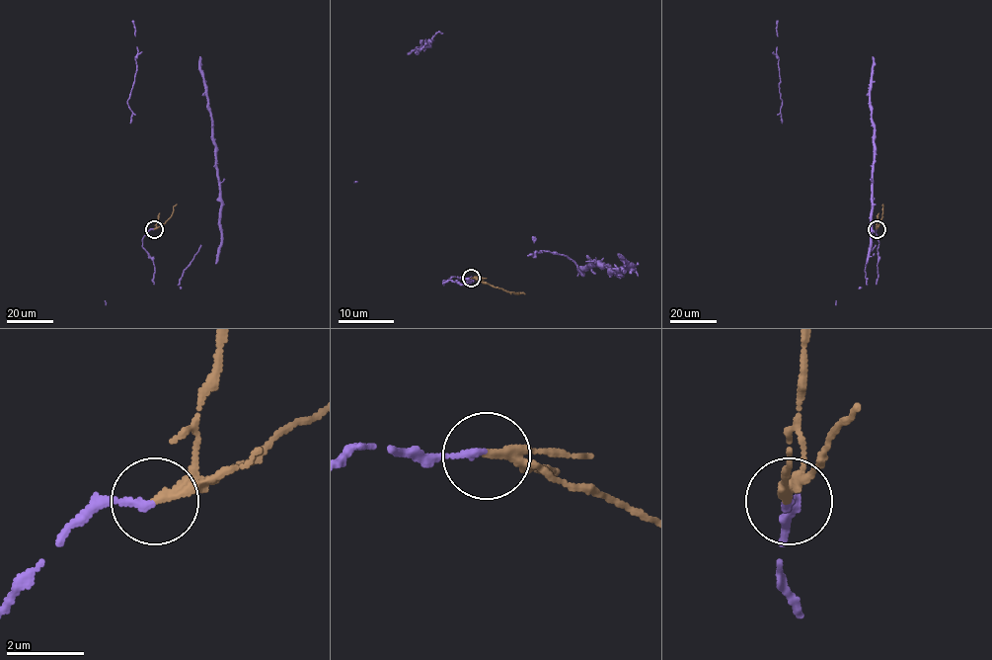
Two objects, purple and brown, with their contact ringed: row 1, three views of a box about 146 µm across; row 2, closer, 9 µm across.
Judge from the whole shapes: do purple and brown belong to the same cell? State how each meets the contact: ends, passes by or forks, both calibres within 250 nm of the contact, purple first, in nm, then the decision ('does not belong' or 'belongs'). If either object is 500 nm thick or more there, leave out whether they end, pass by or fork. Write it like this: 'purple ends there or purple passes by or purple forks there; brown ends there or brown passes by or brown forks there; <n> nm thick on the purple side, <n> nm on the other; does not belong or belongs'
purple ends there; brown ends there; 190 nm thick on the purple side, 240 nm on the other; does not belong

